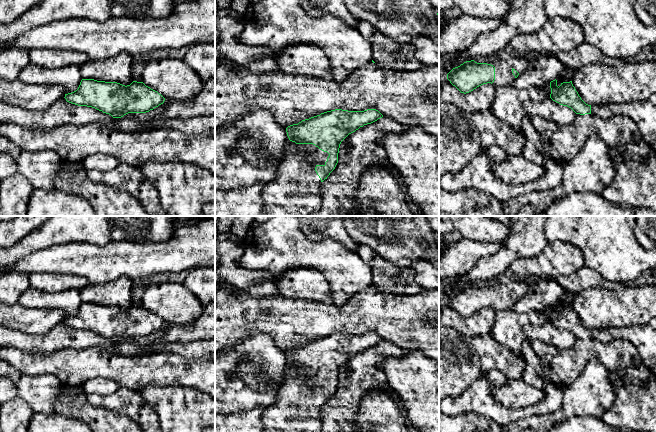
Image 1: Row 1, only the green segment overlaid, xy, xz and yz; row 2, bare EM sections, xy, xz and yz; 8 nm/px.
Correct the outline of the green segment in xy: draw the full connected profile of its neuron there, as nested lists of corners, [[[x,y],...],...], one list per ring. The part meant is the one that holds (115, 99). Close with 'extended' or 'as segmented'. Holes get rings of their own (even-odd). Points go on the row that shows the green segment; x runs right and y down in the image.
[[[82,79],[78,89],[65,94],[67,102],[95,108],[113,118],[128,113],[146,113],[163,104],[165,98],[143,82],[133,81],[130,85],[117,82]]] | as segmented

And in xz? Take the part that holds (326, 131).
[[[335,109],[288,126],[287,136],[293,143],[288,145],[286,155],[278,166],[277,178],[264,183],[261,216],[311,216],[319,211],[322,204],[320,185],[338,163],[341,142],[360,127],[382,117],[376,109]]] | extended

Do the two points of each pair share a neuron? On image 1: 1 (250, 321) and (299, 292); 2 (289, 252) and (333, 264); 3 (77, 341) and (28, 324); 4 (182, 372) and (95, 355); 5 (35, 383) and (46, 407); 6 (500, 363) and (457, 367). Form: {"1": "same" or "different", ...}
{"1": "different", "2": "same", "3": "different", "4": "same", "5": "same", "6": "same"}

